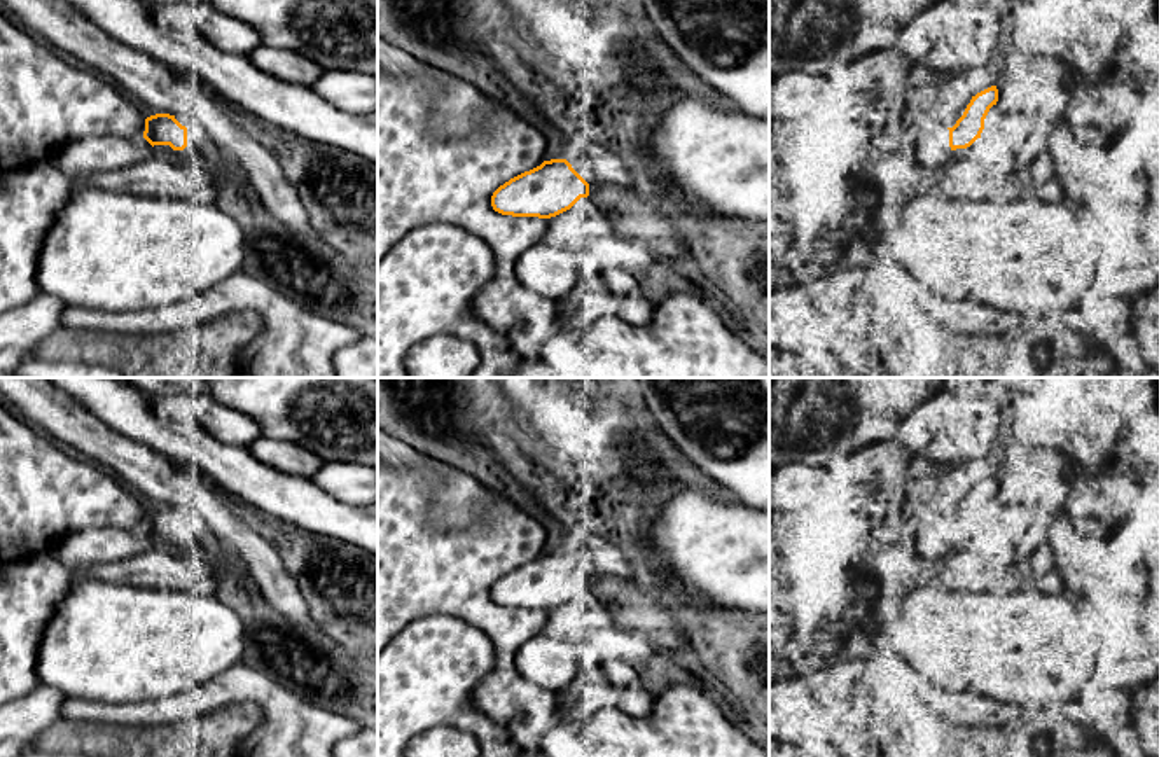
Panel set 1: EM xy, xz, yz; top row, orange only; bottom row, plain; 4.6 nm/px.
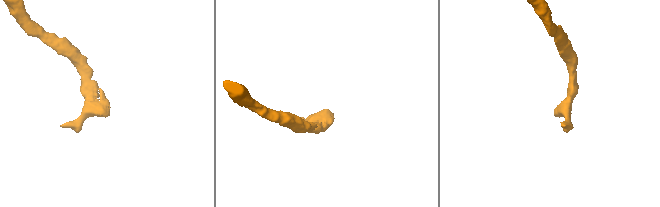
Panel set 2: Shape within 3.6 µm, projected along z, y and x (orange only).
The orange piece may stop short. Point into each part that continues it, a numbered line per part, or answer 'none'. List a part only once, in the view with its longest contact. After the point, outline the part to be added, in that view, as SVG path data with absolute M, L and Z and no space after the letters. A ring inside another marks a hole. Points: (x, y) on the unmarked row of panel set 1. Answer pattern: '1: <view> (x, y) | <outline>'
1: xy (198, 532) | M199 517L191 523L187 521L187 538L180 544L187 544L187 545L196 544L203 547L212 554L217 565L234 556L229 549L219 544L219 540L213 537L210 528Z

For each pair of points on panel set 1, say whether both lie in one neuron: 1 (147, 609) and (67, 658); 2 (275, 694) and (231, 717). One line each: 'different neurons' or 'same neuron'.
1: same neuron
2: different neurons

